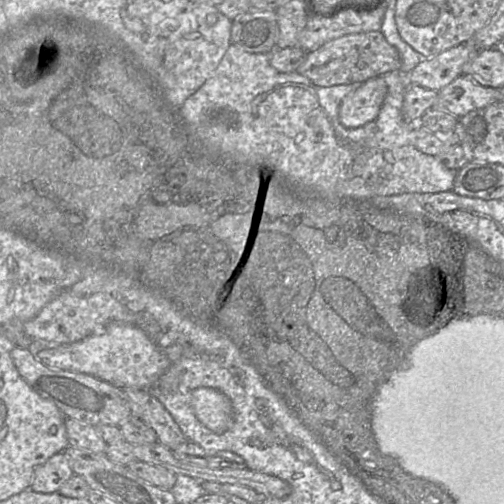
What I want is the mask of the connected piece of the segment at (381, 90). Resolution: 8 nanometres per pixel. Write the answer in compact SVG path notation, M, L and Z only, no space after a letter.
M383 76L366 80L348 94L339 107L339 120L346 128L357 128L375 120L387 94Z

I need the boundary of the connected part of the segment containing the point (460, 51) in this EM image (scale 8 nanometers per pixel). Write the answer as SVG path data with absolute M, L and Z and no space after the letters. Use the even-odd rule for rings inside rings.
M472 39L454 46L420 62L406 76L406 81L438 92L463 74L464 65L476 52Z

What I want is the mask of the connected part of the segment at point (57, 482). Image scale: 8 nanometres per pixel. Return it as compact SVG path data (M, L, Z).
M58 453L35 469L29 489L40 493L57 493L72 476L74 473L67 458L63 453Z

